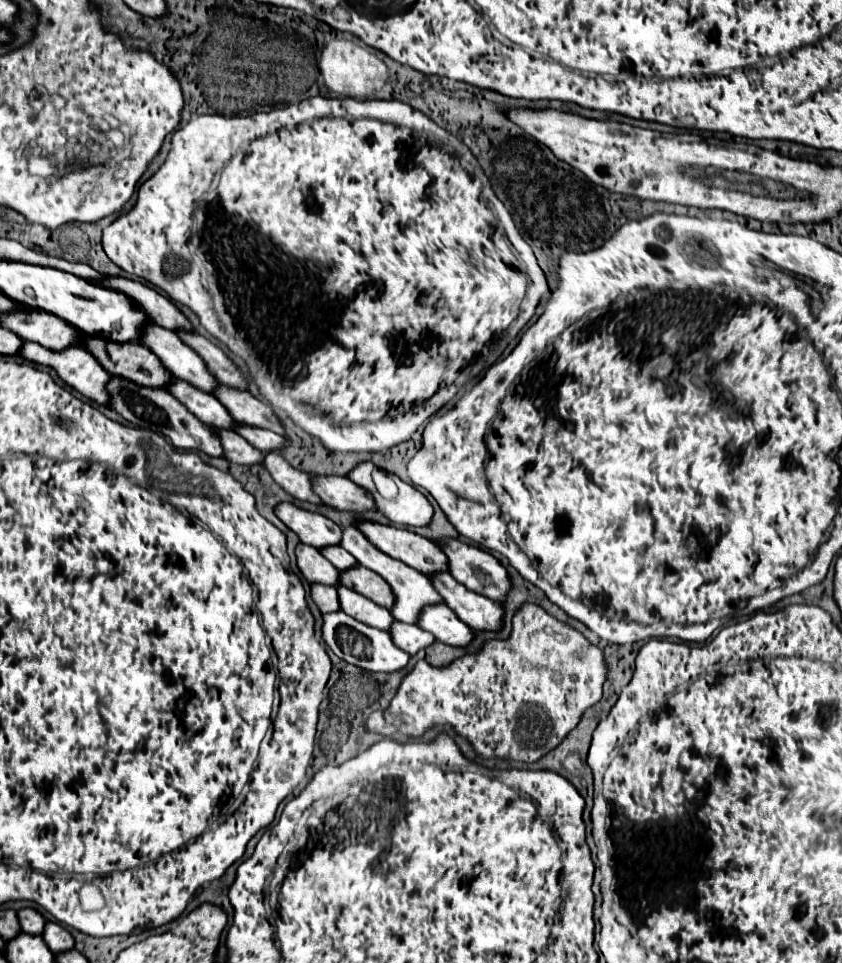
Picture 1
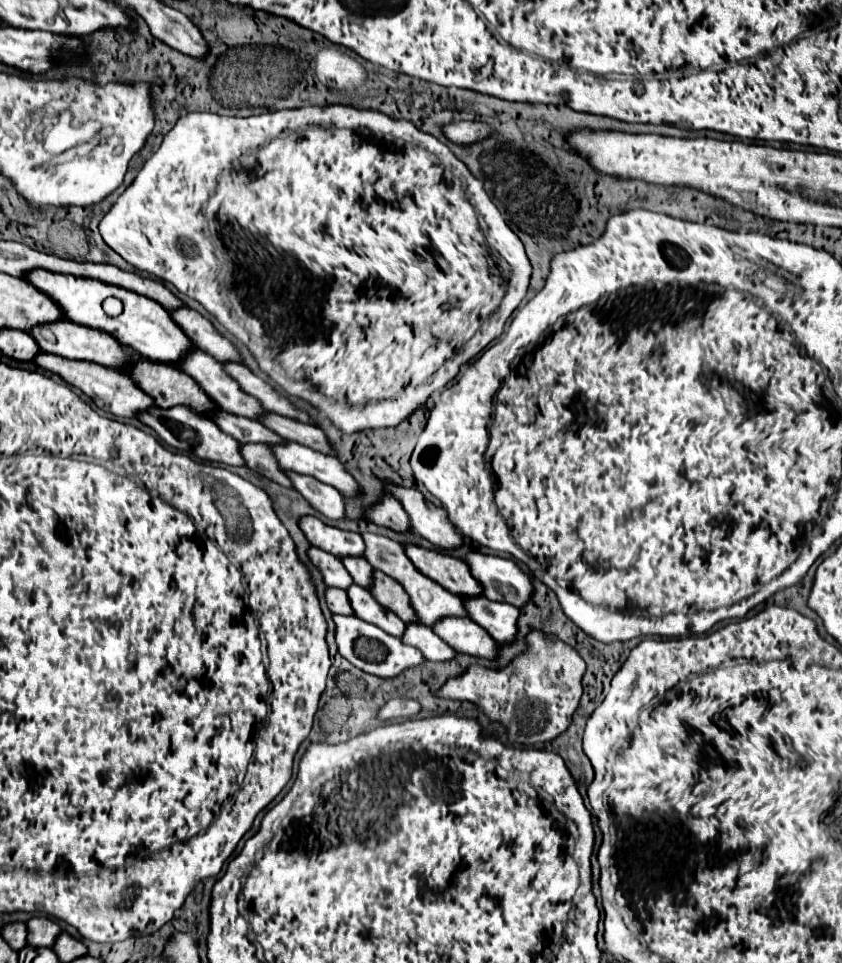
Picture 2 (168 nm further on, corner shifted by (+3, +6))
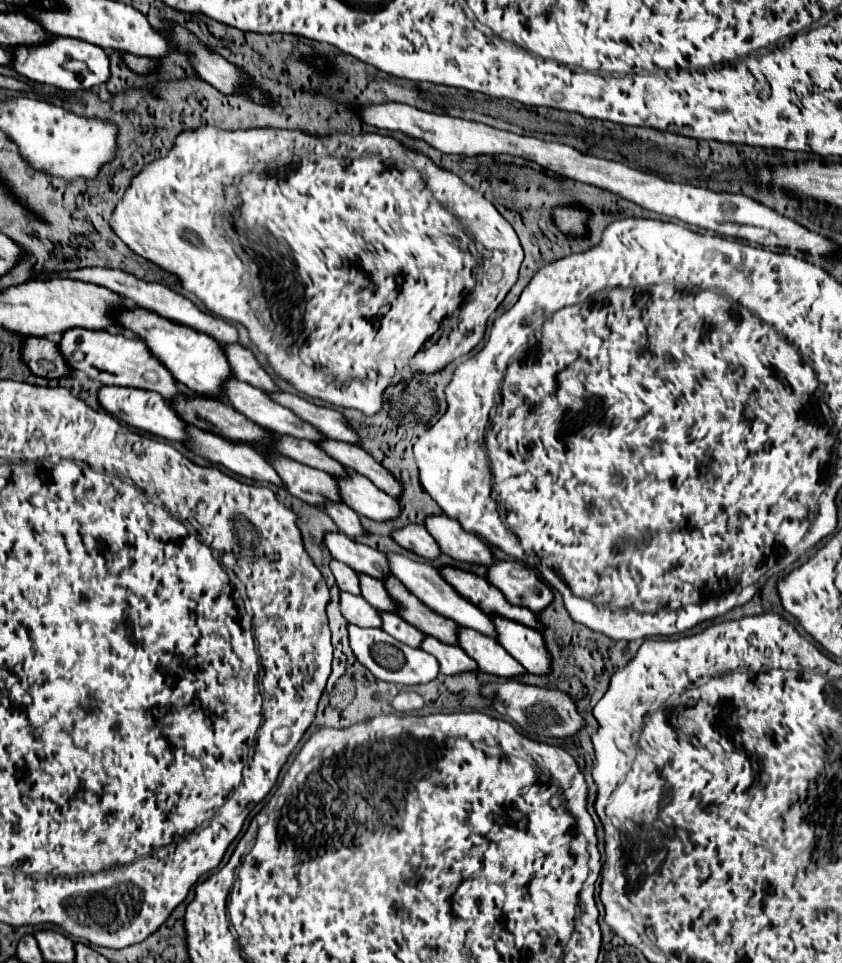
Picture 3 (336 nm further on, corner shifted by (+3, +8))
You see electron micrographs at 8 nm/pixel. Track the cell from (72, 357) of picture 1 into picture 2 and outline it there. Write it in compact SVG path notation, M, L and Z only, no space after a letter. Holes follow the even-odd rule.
M39 352L35 356L35 364L59 374L67 384L79 388L83 394L87 394L97 408L111 412L119 418L133 418L139 410L147 408L153 404L153 398L149 394L145 394L141 388L135 386L135 382L131 382L131 378L119 370L111 370L107 366L99 366L97 362L79 362L79 360L69 360L57 354L47 354L47 352Z

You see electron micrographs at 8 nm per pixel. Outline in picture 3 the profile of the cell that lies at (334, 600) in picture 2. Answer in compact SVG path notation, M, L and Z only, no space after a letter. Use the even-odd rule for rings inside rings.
M341 594L341 612L347 618L349 624L361 626L361 628L381 628L381 614L367 602L363 596L351 596Z

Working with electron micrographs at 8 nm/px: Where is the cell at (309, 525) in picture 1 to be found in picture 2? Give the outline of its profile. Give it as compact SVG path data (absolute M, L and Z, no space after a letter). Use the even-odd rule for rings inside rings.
M301 516L299 528L303 530L305 538L313 546L317 546L325 552L331 552L337 558L341 558L341 556L363 556L363 540L359 538L357 532L347 532L347 530L329 526L315 516L305 516L305 518Z

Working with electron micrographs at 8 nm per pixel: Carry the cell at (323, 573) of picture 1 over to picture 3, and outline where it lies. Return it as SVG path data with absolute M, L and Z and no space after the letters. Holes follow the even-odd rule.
M337 560L331 562L331 570L337 578L337 586L343 590L343 592L351 592L355 596L361 594L361 588L359 588L359 576L355 570L351 570L347 564L341 564Z

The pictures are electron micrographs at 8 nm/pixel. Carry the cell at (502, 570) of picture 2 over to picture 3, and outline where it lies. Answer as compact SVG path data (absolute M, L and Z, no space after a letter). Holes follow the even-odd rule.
M497 562L489 568L489 582L503 592L507 602L527 606L535 614L553 602L551 588L521 562Z

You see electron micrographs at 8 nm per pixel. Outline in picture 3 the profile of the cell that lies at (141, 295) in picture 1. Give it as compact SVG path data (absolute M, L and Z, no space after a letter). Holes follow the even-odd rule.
M231 344L231 348L223 348L223 350L229 358L235 378L239 378L247 384L253 384L255 388L259 388L263 392L281 392L281 388L271 380L271 376L259 366L259 362L251 350L243 348L241 344Z

